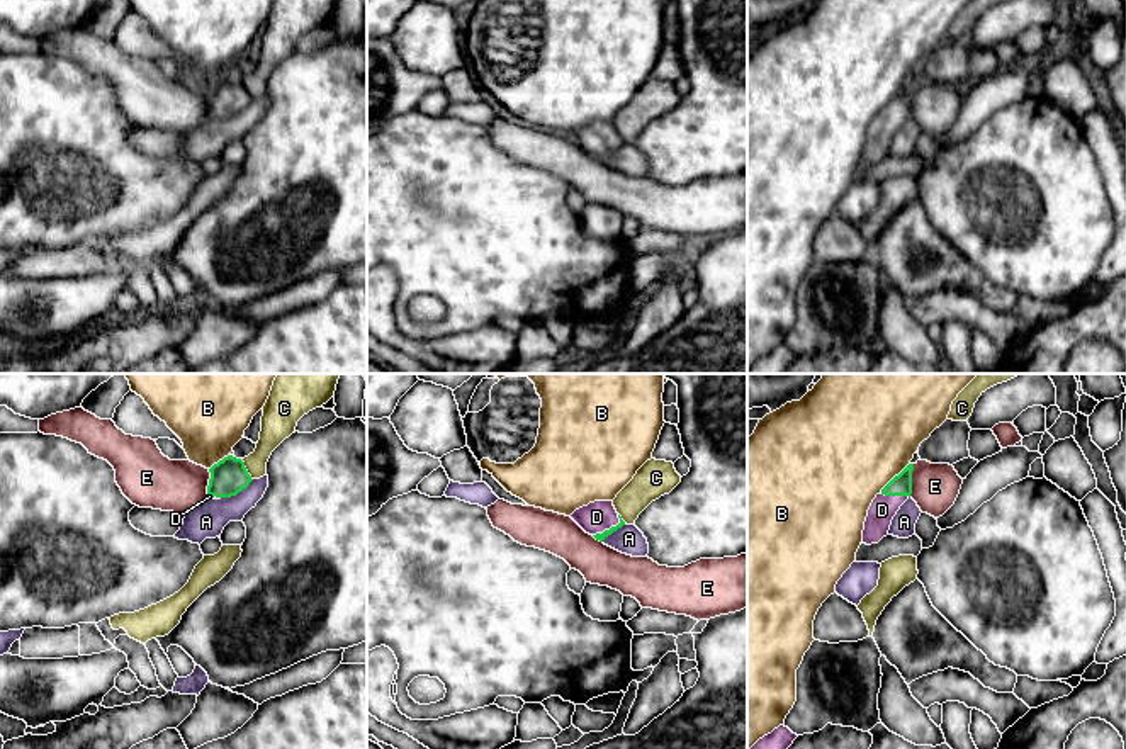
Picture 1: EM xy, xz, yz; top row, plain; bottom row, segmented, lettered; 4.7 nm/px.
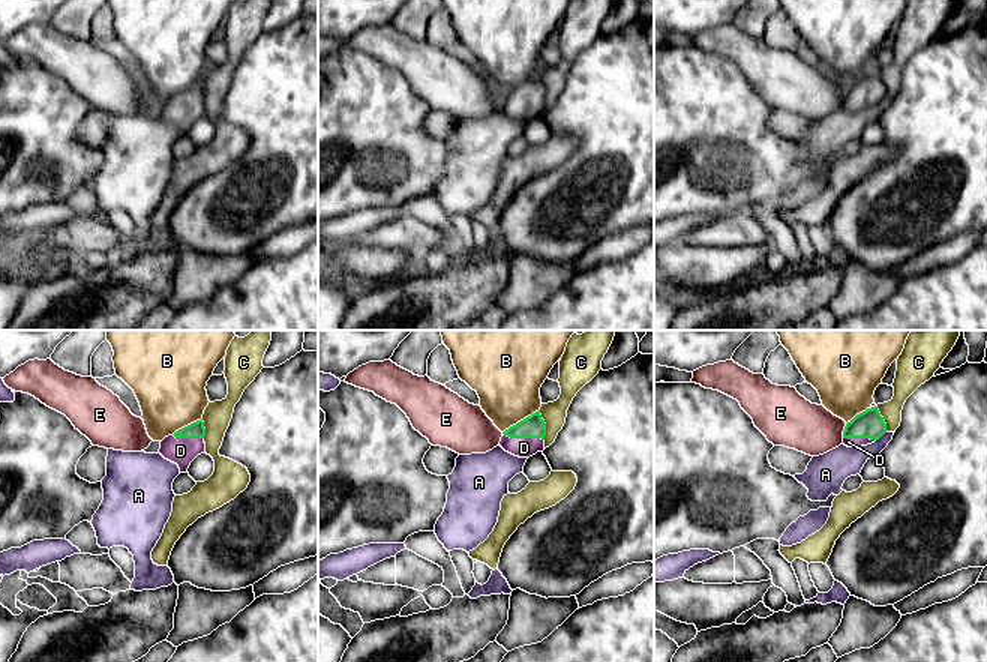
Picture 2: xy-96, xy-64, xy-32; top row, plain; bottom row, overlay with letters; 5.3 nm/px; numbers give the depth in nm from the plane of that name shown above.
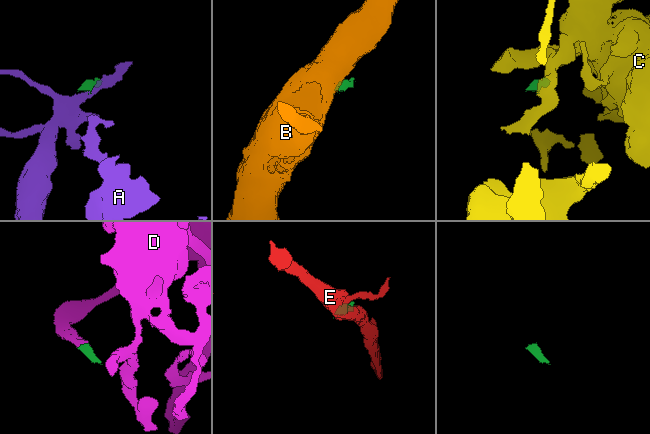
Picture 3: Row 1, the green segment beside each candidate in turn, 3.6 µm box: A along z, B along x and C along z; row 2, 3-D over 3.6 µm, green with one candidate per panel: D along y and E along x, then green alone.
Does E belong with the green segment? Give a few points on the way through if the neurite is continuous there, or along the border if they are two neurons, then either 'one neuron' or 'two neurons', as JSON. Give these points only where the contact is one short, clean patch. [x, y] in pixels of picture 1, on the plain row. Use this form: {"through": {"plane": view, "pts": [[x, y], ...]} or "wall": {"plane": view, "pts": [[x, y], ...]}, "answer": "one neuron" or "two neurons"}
{"wall": {"plane": "yz", "pts": [[914, 84], [912, 112], [909, 116]]}, "answer": "two neurons"}

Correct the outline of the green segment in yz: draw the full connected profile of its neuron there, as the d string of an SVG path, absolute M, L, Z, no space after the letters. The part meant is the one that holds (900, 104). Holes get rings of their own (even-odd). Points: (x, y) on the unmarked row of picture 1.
M909 83L876 114L864 141L863 163L878 163L888 155L893 136L912 114L912 90L914 83Z

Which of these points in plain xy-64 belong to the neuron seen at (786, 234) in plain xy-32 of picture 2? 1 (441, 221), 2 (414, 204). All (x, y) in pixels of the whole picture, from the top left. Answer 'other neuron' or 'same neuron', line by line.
1: same neuron
2: same neuron

